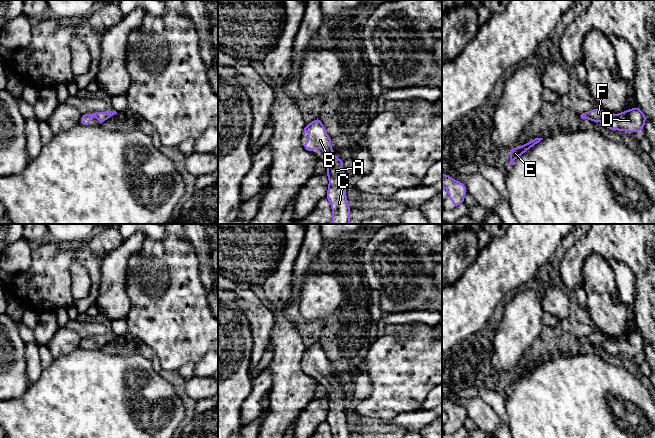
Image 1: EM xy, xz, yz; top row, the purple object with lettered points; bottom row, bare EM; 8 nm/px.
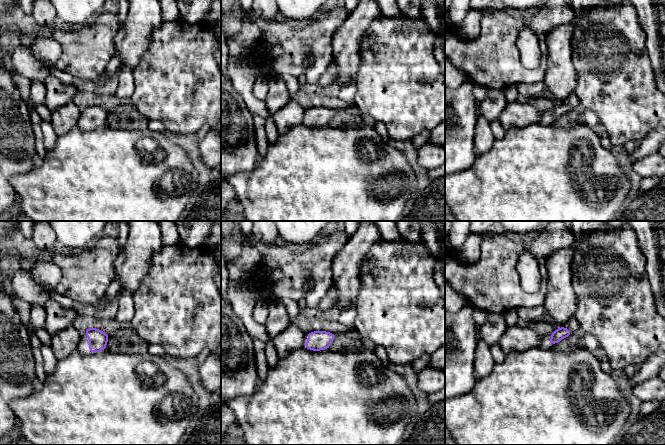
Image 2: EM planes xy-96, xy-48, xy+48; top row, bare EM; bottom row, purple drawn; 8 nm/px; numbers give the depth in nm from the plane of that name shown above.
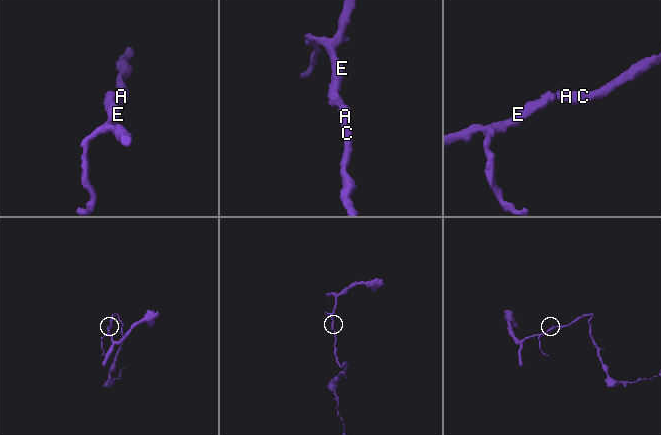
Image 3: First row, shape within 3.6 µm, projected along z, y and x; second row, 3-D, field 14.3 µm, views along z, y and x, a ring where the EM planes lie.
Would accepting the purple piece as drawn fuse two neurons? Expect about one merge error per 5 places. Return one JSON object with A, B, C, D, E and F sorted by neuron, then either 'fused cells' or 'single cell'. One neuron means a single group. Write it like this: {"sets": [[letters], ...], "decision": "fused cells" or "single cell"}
{"sets": [["A", "B", "C", "D", "E", "F"]], "decision": "single cell"}

